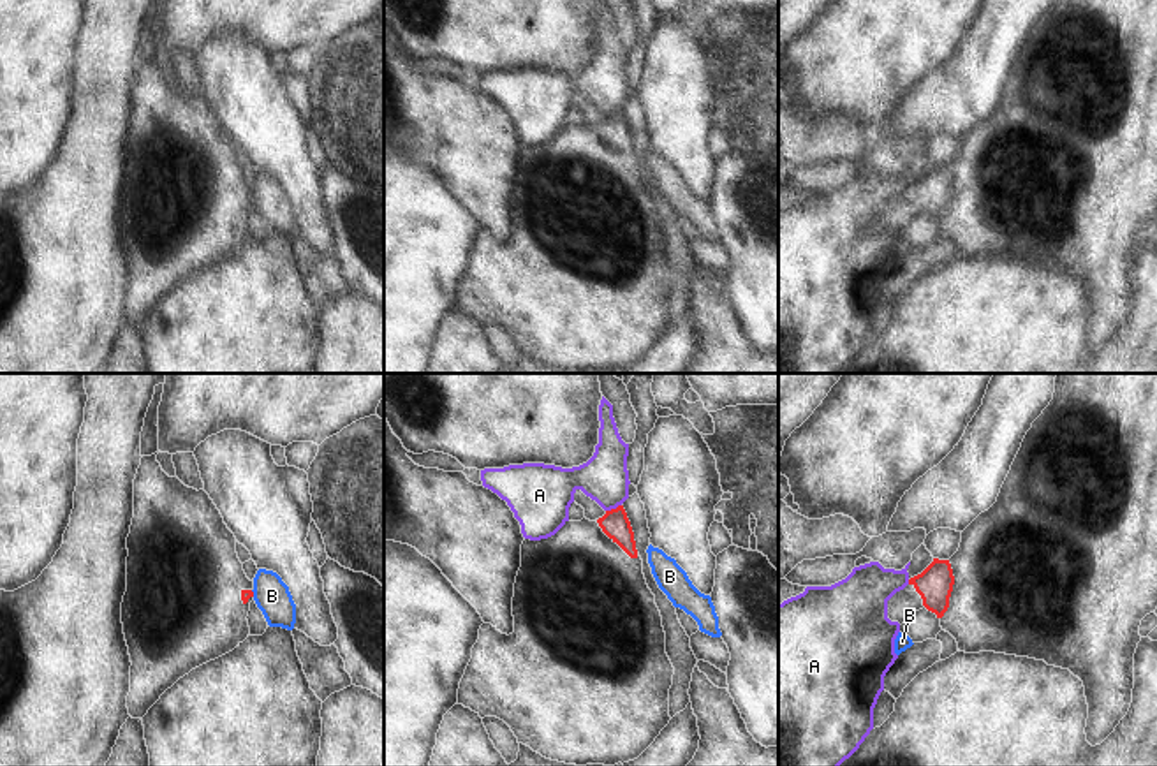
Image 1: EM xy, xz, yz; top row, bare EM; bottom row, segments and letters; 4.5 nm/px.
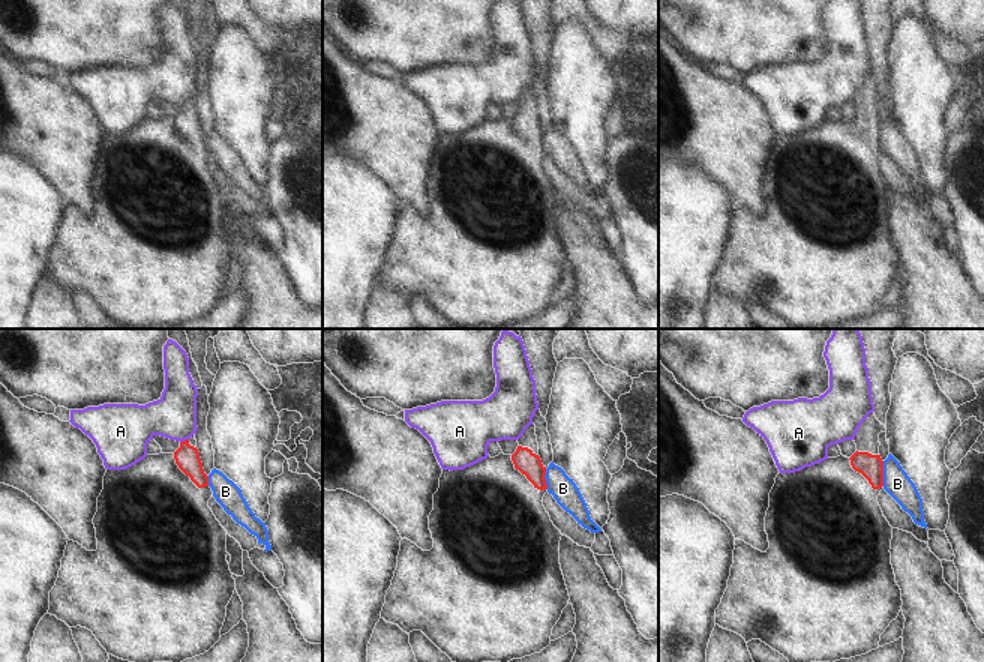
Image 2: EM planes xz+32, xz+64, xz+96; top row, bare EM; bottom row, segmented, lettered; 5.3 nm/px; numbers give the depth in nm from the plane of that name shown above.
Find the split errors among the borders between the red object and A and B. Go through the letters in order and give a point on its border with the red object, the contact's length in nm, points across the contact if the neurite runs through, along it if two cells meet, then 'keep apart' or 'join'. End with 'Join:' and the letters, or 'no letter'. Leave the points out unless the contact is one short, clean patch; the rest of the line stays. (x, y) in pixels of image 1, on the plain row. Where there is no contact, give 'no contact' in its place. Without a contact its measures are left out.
A: contact xz (613, 115); length 80 nm; border xz (620, 110), (606, 117); keep apart
B: contact xy (252, 199); length 40 nm; keep apart
Join: no letter

